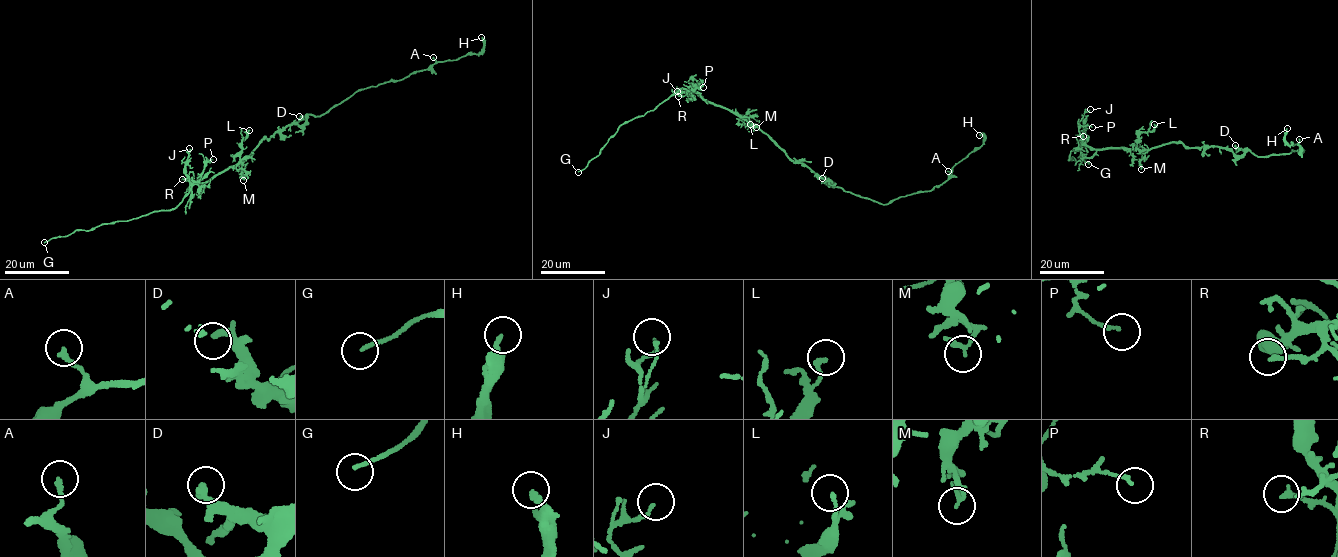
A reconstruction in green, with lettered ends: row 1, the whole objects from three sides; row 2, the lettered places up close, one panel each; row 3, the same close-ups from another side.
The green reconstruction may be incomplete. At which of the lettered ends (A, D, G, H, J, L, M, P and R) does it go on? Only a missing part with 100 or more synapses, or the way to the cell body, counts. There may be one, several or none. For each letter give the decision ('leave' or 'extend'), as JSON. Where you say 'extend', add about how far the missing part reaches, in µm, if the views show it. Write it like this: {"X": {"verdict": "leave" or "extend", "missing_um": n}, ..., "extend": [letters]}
{"A": {"verdict": "leave"}, "D": {"verdict": "leave"}, "G": {"verdict": "extend", "missing_um": 15}, "H": {"verdict": "leave"}, "J": {"verdict": "leave"}, "L": {"verdict": "leave"}, "M": {"verdict": "leave"}, "P": {"verdict": "leave"}, "R": {"verdict": "leave"}, "extend": ["G"]}

